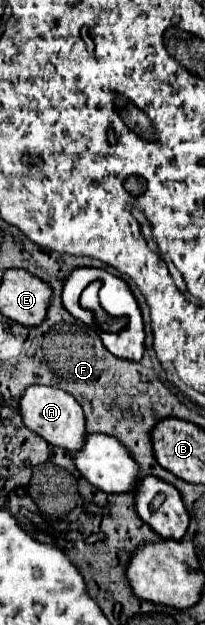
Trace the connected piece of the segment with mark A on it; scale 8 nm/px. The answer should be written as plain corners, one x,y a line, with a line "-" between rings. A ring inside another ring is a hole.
29,386
21,398
21,416
25,426
37,432
43,440
53,446
59,446
69,452
81,450
81,442
85,442
85,416
81,404
65,390
53,386

